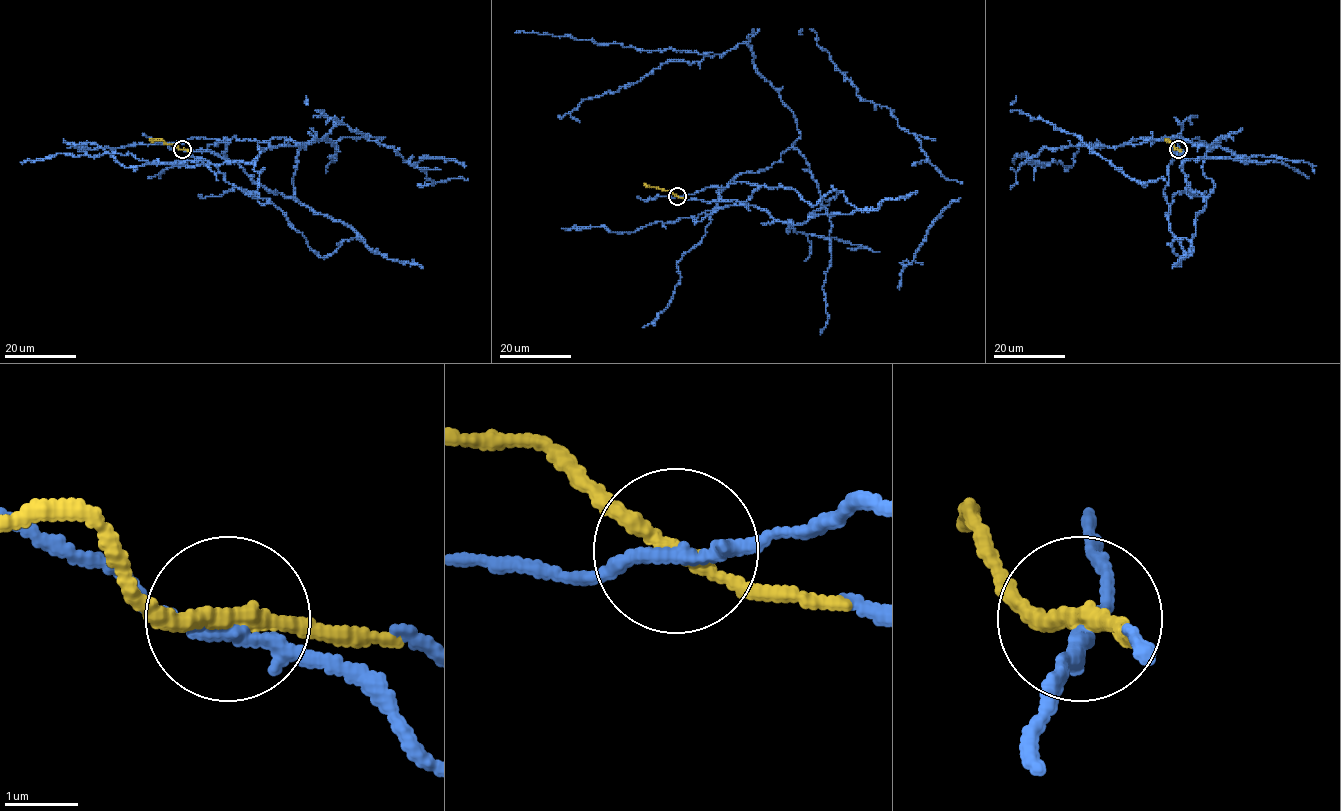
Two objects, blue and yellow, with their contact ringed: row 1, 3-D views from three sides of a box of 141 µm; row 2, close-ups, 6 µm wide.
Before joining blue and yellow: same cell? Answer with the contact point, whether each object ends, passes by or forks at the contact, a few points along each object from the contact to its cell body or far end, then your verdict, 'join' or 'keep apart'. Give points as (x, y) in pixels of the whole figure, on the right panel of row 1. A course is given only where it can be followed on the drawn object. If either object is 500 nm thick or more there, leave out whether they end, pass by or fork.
place (1178, 149); blue passes by; yellow passes by; course blue (1178, 150), (1163, 192), (1184, 258), (1172, 240), (1190, 239), (1206, 202), (1166, 136), (1014, 162); course yellow (1178, 149), (1165, 139); join

